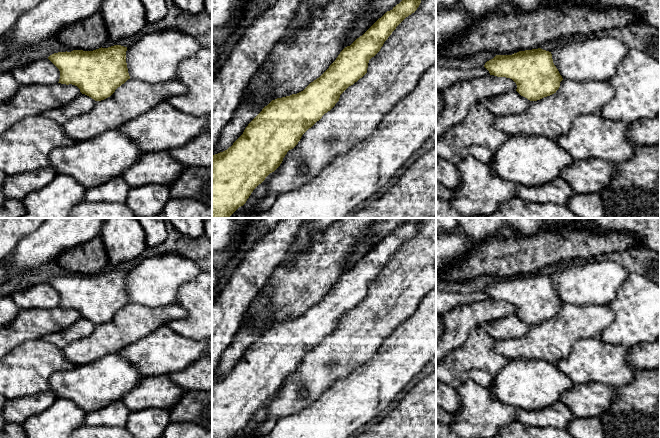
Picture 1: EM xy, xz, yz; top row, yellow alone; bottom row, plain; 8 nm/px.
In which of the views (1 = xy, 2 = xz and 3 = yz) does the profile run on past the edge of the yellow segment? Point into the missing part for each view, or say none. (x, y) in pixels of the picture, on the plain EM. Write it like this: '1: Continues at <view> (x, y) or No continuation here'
1: Continues at xy (82, 328)
2: Continues at xz (381, 227)
3: Continues at yz (511, 326)

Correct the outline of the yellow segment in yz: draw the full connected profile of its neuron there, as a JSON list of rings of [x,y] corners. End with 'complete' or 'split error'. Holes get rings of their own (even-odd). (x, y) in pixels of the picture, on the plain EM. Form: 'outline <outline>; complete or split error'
outline [[[541,272],[496,279],[484,291],[490,299],[510,302],[517,309],[515,315],[481,324],[496,341],[526,335],[533,325],[556,317],[563,304],[551,276]]]; split error

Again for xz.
outline [[[375,218],[364,241],[348,257],[344,273],[319,302],[297,318],[272,324],[248,348],[231,371],[212,380],[212,438],[233,438],[246,427],[253,414],[280,390],[287,376],[298,368],[302,359],[335,330],[349,310],[367,297],[369,284],[380,275],[396,251],[417,234],[420,227],[420,218]]]; split error

